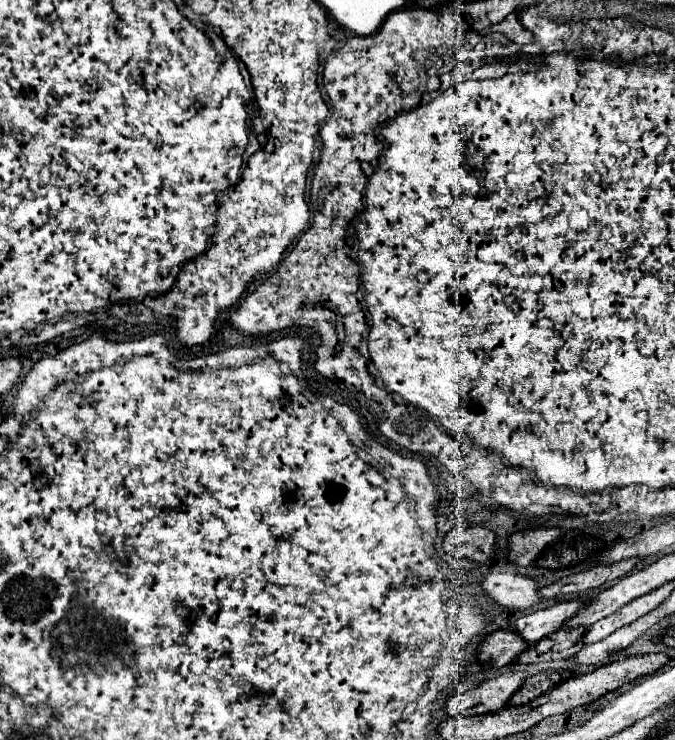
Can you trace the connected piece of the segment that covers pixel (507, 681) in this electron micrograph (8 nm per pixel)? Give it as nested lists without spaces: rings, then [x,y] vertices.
[[[507,672],[491,680],[483,680],[479,686],[457,692],[447,700],[445,710],[449,716],[475,716],[475,714],[489,714],[505,708],[509,698],[521,688],[525,682],[525,672]]]

